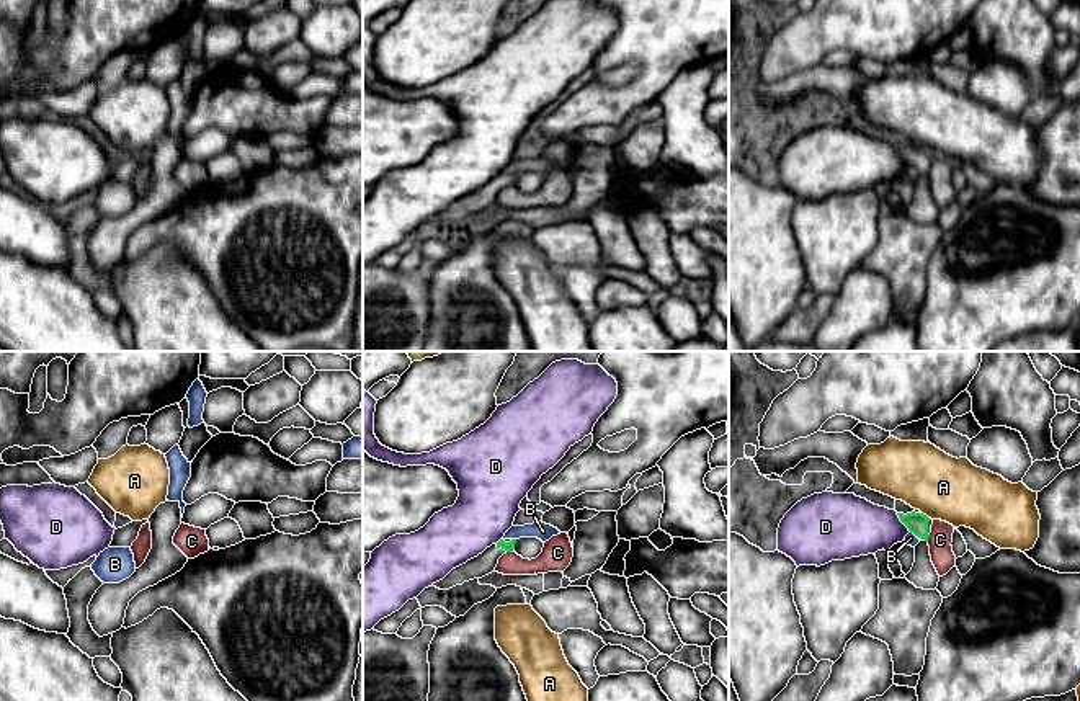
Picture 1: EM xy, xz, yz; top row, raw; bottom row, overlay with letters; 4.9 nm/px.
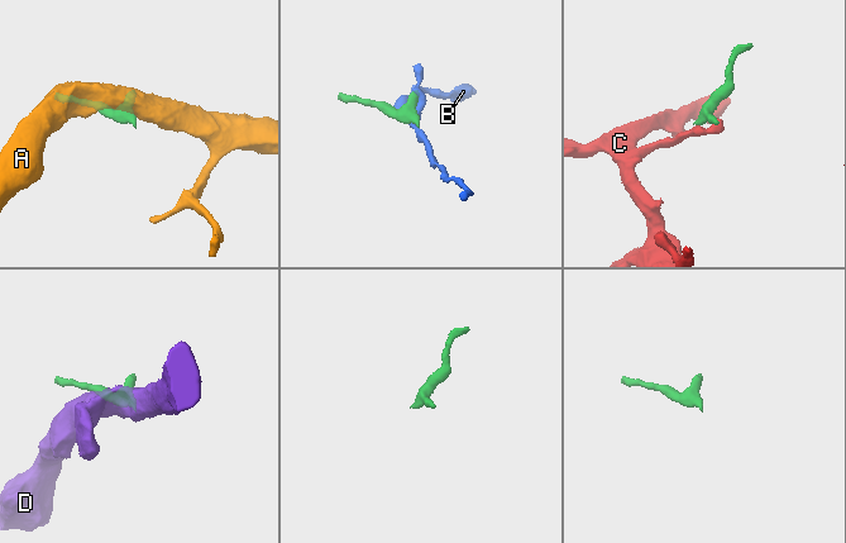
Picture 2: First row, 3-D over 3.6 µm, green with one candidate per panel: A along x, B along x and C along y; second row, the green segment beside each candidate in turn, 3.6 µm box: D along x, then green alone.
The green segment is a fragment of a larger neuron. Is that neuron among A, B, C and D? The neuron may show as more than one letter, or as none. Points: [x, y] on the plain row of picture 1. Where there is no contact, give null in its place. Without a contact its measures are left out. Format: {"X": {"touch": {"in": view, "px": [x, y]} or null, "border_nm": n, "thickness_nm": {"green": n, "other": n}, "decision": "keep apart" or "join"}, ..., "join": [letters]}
{"A": {"touch": {"in": "yz", "px": [925, 149]}, "border_nm": 50, "thickness_nm": {"green": 110, "other": 320}, "decision": "keep apart"}, "B": {"touch": {"in": "xz", "px": [513, 174]}, "border_nm": 30, "thickness_nm": {"green": 50, "other": 90}, "decision": "keep apart"}, "C": {"touch": {"in": "xz", "px": [510, 185]}, "border_nm": 40, "thickness_nm": {"green": 50, "other": 150}, "decision": "keep apart"}, "D": {"touch": {"in": "yz", "px": [902, 156]}, "border_nm": 120, "thickness_nm": {"green": 110, "other": 300}, "decision": "keep apart"}, "join": []}

